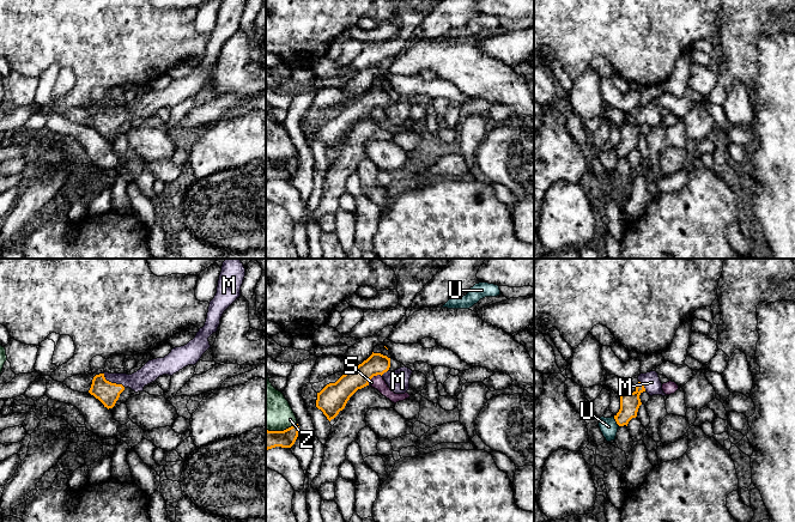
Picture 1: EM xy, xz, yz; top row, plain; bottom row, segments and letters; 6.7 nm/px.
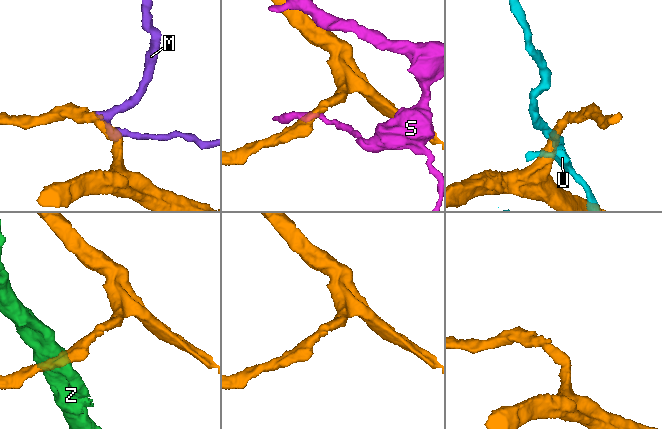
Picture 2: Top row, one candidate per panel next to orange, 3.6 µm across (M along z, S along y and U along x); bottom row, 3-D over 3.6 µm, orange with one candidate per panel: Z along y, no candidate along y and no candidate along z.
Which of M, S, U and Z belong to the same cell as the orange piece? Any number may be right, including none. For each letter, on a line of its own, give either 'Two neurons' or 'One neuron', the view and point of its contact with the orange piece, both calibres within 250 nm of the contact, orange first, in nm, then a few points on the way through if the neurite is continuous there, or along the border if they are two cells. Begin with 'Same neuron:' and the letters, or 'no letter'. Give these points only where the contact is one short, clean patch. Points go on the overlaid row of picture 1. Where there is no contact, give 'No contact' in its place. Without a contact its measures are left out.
Same neuron: M
M: One neuron. Touches orange at xy (113, 383). Thickness 150 nm (orange) against 120 nm. Path across: xy (108, 393), (108, 388), (113, 383), (137, 381), (147, 374)
S: Two neurons. Touches orange at xz (372, 376). Thickness 150 nm (orange) against 90 nm
U: Two neurons. Touches orange at yz (616, 420). Thickness 140 nm (orange) against 120 nm
Z: Two neurons. Touches orange at xz (280, 431). Thickness 130 nm (orange) against 280 nm. Boundary: xz (296, 423), (283, 430), (266, 430)

